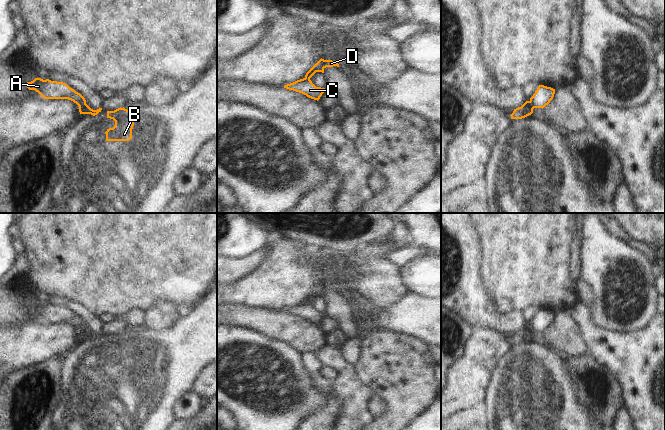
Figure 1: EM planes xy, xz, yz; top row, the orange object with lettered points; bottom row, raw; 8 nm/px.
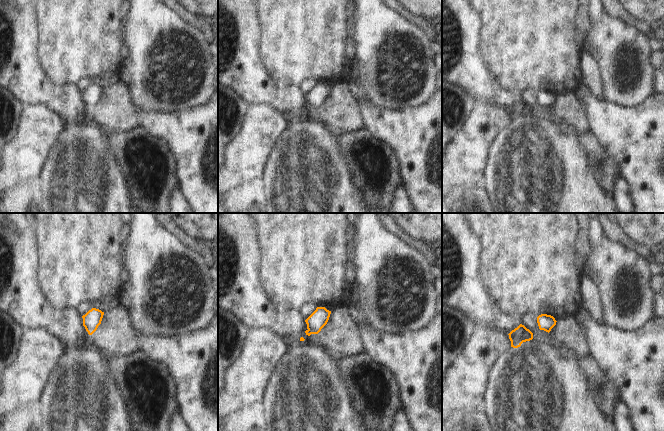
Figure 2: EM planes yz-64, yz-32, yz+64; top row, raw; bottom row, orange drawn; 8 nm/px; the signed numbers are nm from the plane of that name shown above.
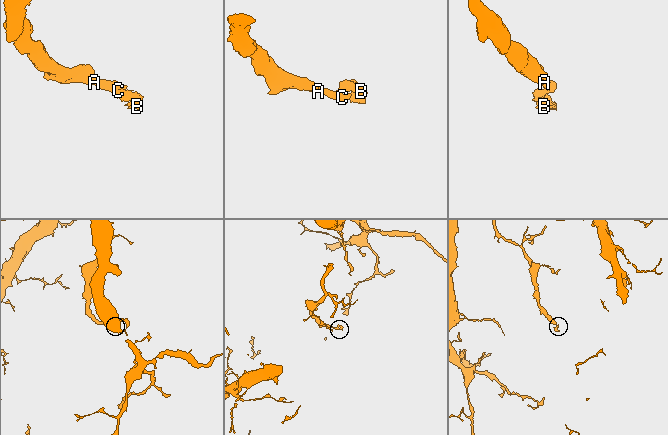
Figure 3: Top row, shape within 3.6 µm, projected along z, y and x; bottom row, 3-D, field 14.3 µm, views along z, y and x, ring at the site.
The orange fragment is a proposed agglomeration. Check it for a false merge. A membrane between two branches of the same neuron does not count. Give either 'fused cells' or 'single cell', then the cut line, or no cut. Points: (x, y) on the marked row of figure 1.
fused cells; cut in yz along (529, 101), (533, 108)

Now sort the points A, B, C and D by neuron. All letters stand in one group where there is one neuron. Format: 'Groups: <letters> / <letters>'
Groups: A C / B D

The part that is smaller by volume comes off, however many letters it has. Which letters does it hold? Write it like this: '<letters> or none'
B, D

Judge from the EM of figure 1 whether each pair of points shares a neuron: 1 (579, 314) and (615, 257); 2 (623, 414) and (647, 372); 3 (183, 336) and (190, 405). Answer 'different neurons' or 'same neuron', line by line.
1: different neurons
2: different neurons
3: different neurons

